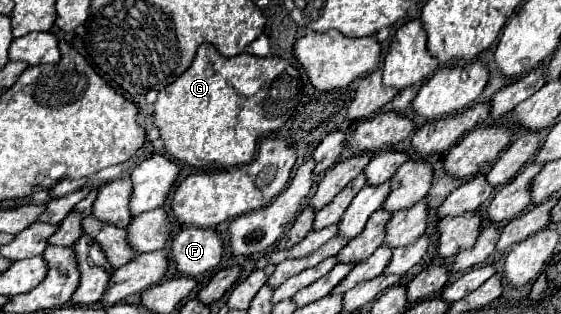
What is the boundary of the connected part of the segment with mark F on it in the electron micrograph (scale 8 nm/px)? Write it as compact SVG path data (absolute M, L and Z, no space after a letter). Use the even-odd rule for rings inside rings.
M182 228L172 240L170 260L184 276L198 276L212 270L222 258L222 242L216 230Z

